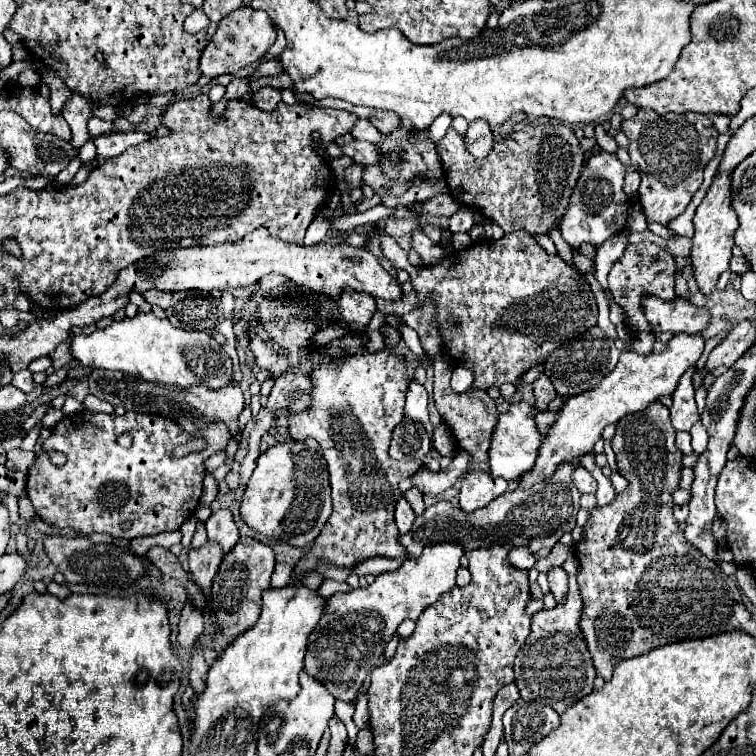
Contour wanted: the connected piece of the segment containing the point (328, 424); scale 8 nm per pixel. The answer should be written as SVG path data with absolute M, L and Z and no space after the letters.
M379 350L379 352L373 352L373 354L369 354L369 352L365 352L365 354L357 354L357 356L345 356L345 358L337 358L337 360L325 360L325 364L321 364L321 366L317 366L317 370L313 372L313 380L315 380L315 386L313 386L313 404L311 404L311 408L307 408L305 412L293 412L293 414L289 414L287 418L289 418L289 434L293 436L293 440L307 440L307 438L313 438L313 440L317 440L319 442L319 446L321 446L321 450L323 450L323 458L325 458L325 462L329 464L329 482L331 482L331 498L333 498L333 512L331 512L331 516L329 516L329 520L327 520L327 524L323 526L323 530L319 532L319 536L313 540L313 544L311 544L311 550L297 562L297 566L293 568L293 574L291 574L291 584L297 584L297 586L303 586L303 578L307 576L307 574L311 574L311 572L315 572L317 570L317 564L319 562L323 562L323 564L333 564L333 566L337 566L337 568L355 568L359 562L363 562L363 560L369 560L369 558L381 558L381 556L385 556L385 558L401 558L401 560L405 560L407 558L407 548L399 542L399 532L397 532L397 528L395 528L395 504L397 504L397 500L401 498L401 490L399 490L399 480L401 478L407 478L407 476L411 476L413 472L417 472L419 470L419 466L423 464L423 462L397 462L397 460L393 460L389 454L387 454L387 450L389 450L389 440L391 440L391 432L393 432L393 428L401 422L401 418L405 416L403 414L403 406L405 406L405 394L407 394L407 386L409 386L409 374L407 374L407 370L405 370L405 360L403 358L399 358L399 356L395 356L391 350Z

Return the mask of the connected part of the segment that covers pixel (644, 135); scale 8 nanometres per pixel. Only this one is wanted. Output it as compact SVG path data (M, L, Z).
M639 110L633 120L625 120L621 128L631 144L629 156L641 172L641 204L649 222L667 224L679 216L703 182L705 166L717 156L717 138L713 122L705 114L655 114Z

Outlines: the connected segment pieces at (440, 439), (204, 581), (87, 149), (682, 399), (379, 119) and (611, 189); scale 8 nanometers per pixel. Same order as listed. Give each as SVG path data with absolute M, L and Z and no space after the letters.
M445 424L437 426L435 432L433 432L433 448L441 454L441 456L453 456L453 450L455 450L455 442L453 442L453 436L447 434L449 428Z
M211 542L189 552L191 578L203 588L203 592L207 596L211 590L211 580L221 564L221 558L223 558L223 550L219 548L219 544L211 544Z
M85 142L85 144L81 146L81 152L79 152L79 162L81 162L81 164L87 164L87 162L91 162L95 156L97 156L95 144L93 144L93 142Z
M689 368L681 380L677 390L673 392L673 406L671 406L671 422L677 430L691 430L691 426L699 420L699 412L697 412L697 404L695 404L695 390L691 384L691 376L693 376L695 368Z
M375 110L375 112L373 112L373 116L371 116L371 124L373 124L379 132L389 134L389 132L393 132L393 130L397 130L397 128L399 128L401 118L399 118L399 116L395 116L395 112Z
M599 152L597 156L591 156L571 192L569 206L559 222L559 232L563 240L571 248L579 248L581 244L593 244L601 246L605 240L615 236L625 228L627 212L629 212L629 200L623 192L623 178L625 178L625 166L619 162L615 154Z

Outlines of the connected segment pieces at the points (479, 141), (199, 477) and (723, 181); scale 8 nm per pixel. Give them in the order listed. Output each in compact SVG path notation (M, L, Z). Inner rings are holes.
M475 120L473 124L469 124L469 130L465 134L465 148L475 158L485 158L493 148L491 128L483 120Z
M89 410L65 416L53 428L53 434L43 442L43 454L37 456L37 460L27 472L27 498L31 500L35 514L43 522L59 528L71 526L81 530L83 534L103 532L115 538L133 540L137 536L151 536L167 530L177 530L185 518L195 514L197 502L201 498L205 476L203 460L215 454L217 450L227 448L227 428L223 428L223 424L209 424L199 434L205 440L205 448L177 458L175 448L179 444L187 444L193 436L183 432L183 428L179 428L173 420L163 420L161 416L139 416L135 412L125 412L123 416L93 414ZM123 432L135 436L135 444L127 450L117 444L117 436ZM51 450L63 452L67 456L67 462L63 466L55 466L49 460ZM125 522L131 522L129 530L123 530Z
M719 174L713 178L713 184L699 204L693 226L695 226L695 236L693 236L693 248L691 248L691 262L693 262L693 278L699 286L699 290L709 296L715 290L715 284L729 268L729 258L731 258L731 248L733 248L733 232L739 226L735 212L731 212L731 192L729 192L731 178L729 174Z

